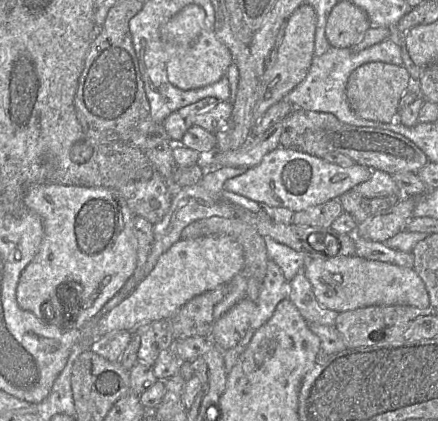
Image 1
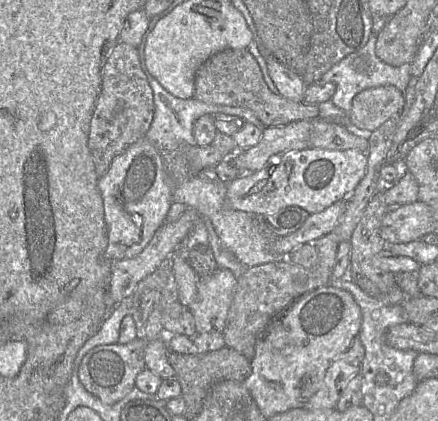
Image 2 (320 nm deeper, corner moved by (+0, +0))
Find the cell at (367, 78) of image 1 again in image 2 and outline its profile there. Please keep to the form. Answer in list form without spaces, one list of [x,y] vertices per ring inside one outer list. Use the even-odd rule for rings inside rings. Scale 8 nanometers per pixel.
[[[380,86],[363,90],[353,98],[348,113],[348,123],[360,133],[371,133],[391,117],[399,115],[404,108],[404,103],[404,94],[394,86]]]

